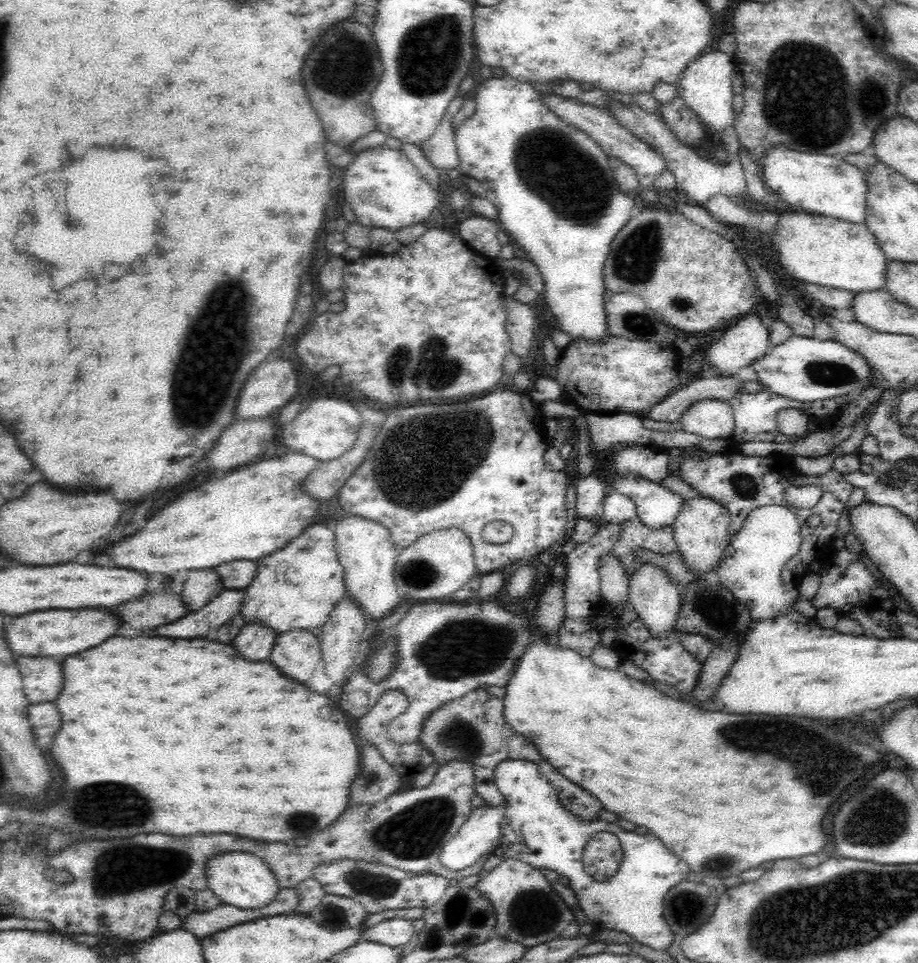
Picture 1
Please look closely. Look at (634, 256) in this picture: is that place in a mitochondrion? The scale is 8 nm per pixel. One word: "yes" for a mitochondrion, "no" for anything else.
yes

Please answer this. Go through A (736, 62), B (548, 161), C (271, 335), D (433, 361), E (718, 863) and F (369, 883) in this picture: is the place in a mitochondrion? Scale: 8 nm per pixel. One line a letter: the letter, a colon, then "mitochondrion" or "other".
A: other
B: mitochondrion
C: other
D: mitochondrion
E: mitochondrion
F: mitochondrion

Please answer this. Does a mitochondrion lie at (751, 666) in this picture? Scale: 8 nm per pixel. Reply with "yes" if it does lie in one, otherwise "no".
no

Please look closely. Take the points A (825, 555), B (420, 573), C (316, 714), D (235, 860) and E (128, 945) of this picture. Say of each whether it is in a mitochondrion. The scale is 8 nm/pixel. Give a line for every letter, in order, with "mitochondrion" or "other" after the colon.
A: other
B: mitochondrion
C: other
D: other
E: other

